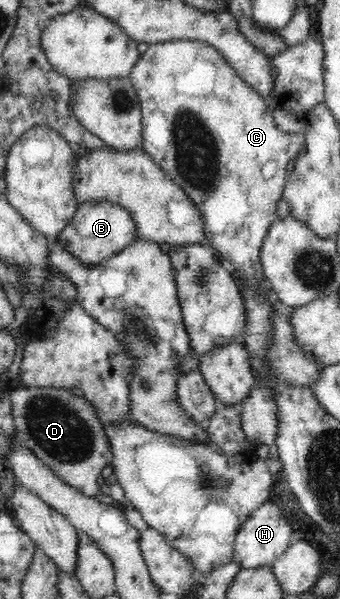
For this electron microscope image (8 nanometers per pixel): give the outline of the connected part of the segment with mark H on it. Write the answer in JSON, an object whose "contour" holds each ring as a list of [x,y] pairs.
{"contour":[[[268,501],[264,502],[261,508],[258,508],[250,516],[250,519],[243,524],[240,532],[237,533],[233,547],[234,563],[241,565],[242,569],[272,566],[277,558],[282,556],[290,546],[294,531],[291,523],[281,514],[277,505]]]}

